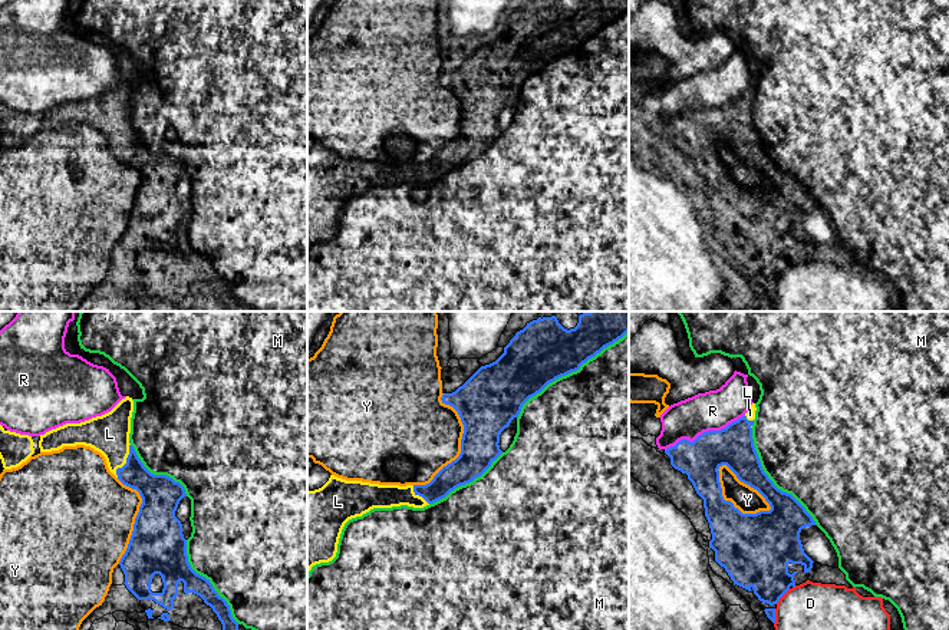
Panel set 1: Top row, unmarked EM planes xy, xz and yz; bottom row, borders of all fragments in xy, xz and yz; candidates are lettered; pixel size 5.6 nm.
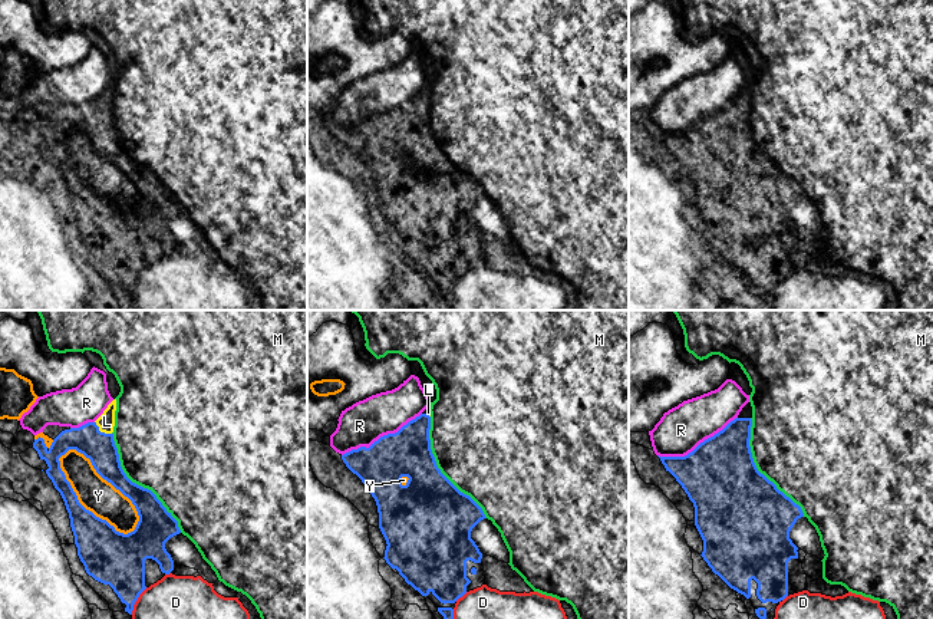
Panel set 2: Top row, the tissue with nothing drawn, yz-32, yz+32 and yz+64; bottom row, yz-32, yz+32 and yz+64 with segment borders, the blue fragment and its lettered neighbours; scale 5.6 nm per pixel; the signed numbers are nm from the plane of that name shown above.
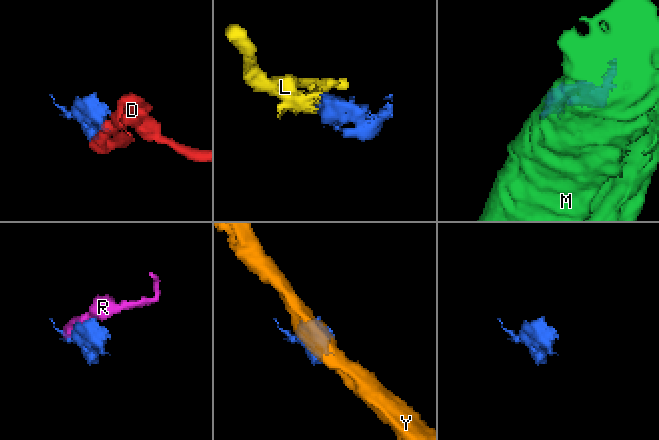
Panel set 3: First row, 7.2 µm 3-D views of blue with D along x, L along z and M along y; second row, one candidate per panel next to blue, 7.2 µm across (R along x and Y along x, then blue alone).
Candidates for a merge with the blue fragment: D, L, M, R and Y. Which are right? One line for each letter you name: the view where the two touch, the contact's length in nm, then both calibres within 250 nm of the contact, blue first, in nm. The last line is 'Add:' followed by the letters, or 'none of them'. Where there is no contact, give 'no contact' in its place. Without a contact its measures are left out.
L: contact in xy; length 220 nm; calibres 190 and 220 nm
Add: L

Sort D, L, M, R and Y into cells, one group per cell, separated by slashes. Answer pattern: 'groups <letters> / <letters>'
groups D / L / M / R / Y

